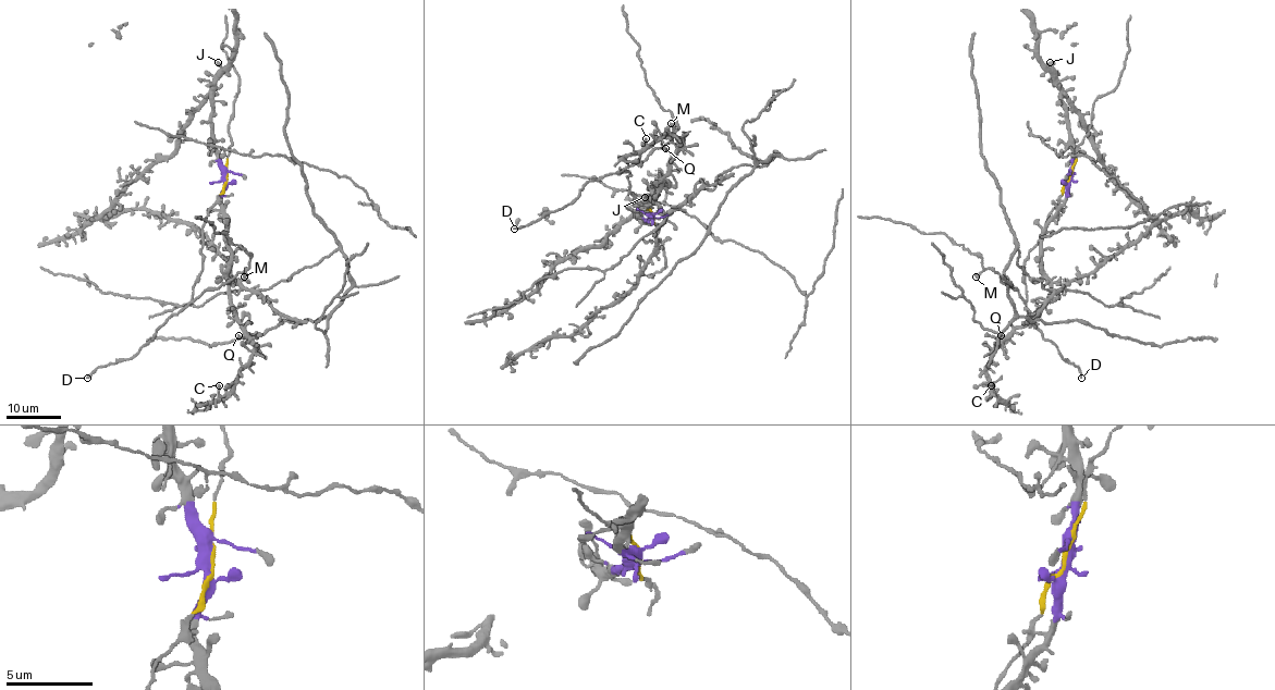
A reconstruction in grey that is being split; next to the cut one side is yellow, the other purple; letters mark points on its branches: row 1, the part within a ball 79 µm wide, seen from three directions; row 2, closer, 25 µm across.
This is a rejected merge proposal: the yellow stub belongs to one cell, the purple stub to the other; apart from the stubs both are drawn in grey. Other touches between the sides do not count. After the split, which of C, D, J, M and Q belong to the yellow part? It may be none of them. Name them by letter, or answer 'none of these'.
D, M

